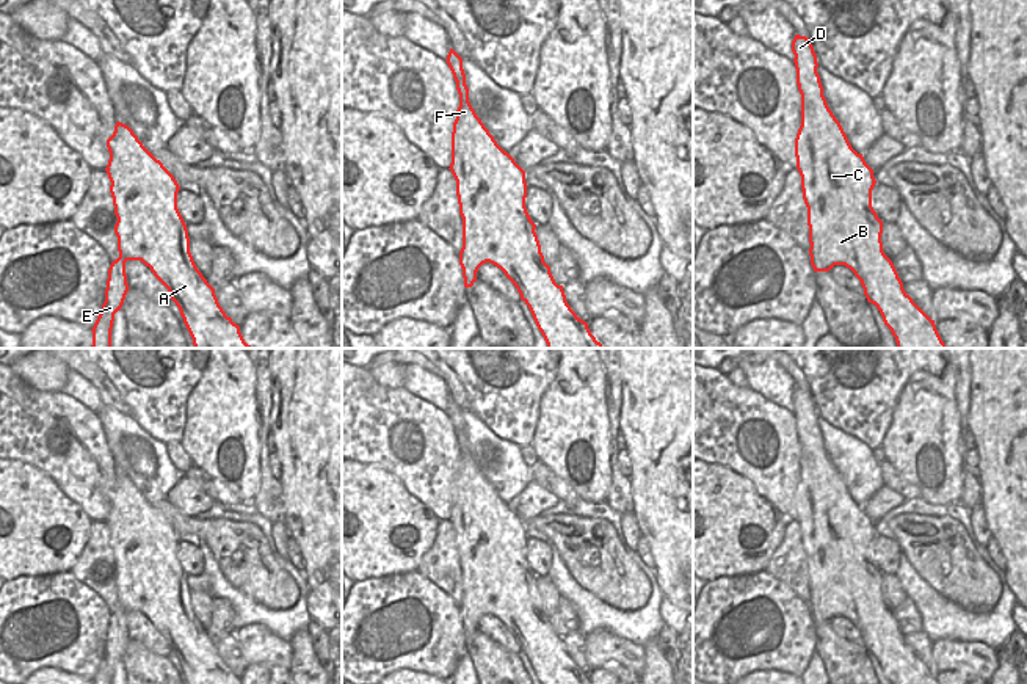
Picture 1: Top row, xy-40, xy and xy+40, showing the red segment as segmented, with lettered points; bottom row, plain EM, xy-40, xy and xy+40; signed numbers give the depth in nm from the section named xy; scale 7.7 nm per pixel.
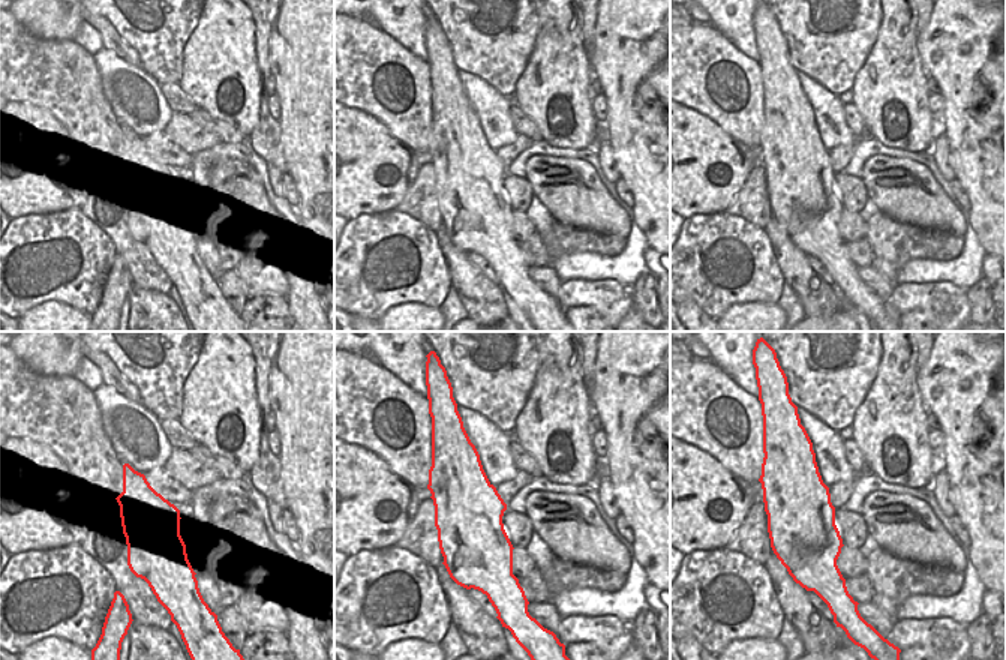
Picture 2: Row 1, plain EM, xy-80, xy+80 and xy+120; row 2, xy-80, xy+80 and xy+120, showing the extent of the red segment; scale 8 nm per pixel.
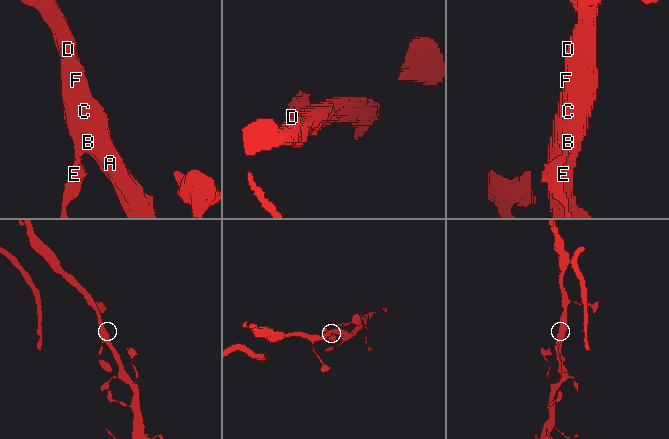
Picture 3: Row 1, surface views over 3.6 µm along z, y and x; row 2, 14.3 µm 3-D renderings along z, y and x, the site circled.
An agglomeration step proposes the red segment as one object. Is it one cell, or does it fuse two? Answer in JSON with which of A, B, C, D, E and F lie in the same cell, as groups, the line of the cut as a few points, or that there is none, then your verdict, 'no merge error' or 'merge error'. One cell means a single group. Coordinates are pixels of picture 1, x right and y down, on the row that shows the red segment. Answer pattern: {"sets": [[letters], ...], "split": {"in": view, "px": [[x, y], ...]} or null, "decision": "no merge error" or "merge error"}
{"sets": [["A", "B", "C", "D", "E", "F"]], "split": null, "decision": "no merge error"}

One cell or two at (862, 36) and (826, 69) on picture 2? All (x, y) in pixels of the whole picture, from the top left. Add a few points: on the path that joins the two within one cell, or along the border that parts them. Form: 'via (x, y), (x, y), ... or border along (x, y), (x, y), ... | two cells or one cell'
via (853, 42), (835, 60) | one cell

